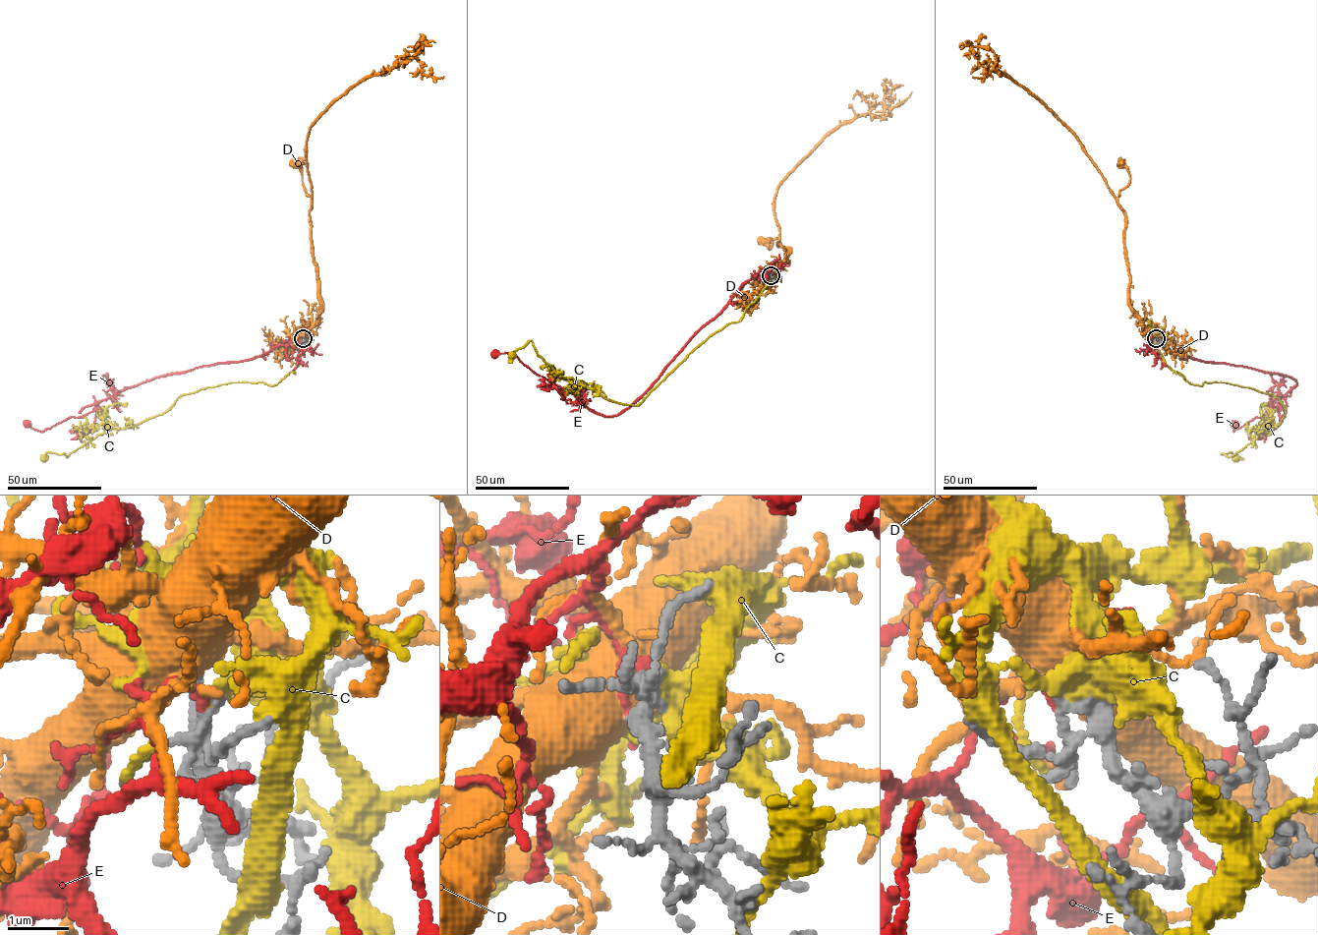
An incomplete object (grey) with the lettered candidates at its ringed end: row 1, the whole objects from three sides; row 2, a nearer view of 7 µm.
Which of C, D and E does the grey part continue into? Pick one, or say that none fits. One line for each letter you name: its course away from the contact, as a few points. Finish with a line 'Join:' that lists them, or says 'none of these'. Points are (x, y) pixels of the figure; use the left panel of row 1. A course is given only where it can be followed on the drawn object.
D: it runs (303, 338), (316, 321), (321, 298), (311, 239), (312, 198), (307, 195), (300, 168), (294, 164)
Join: D

